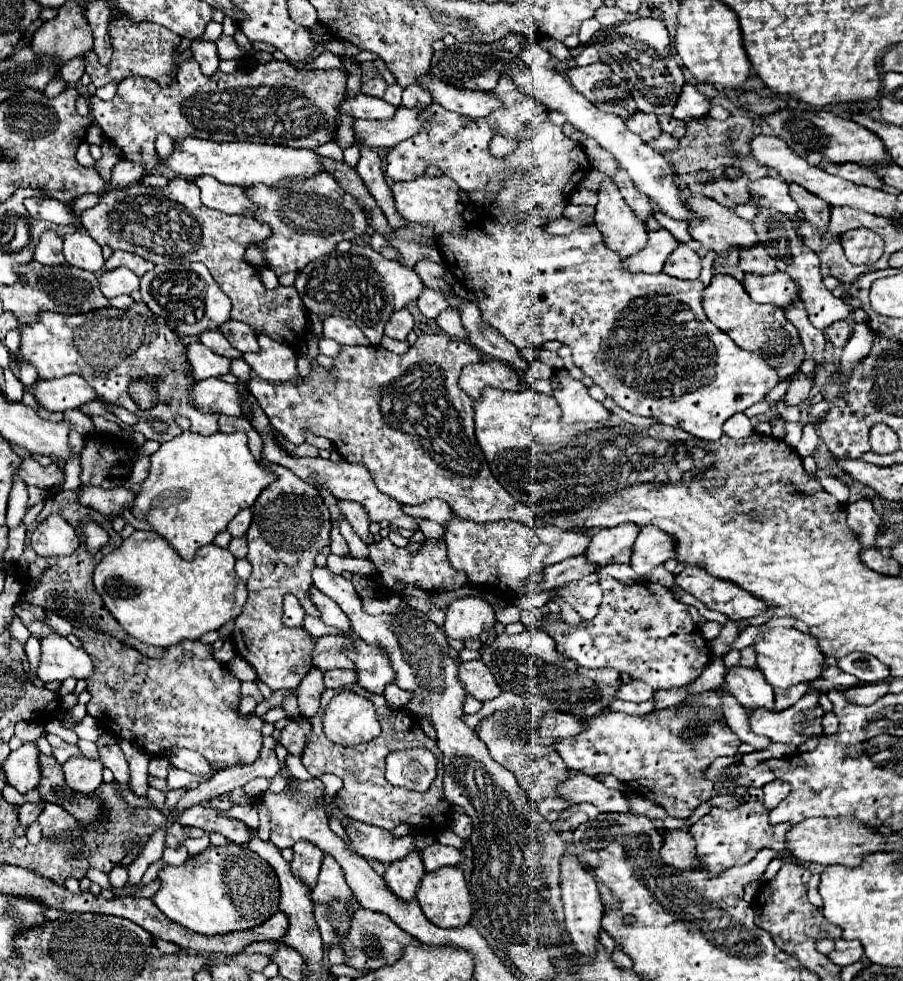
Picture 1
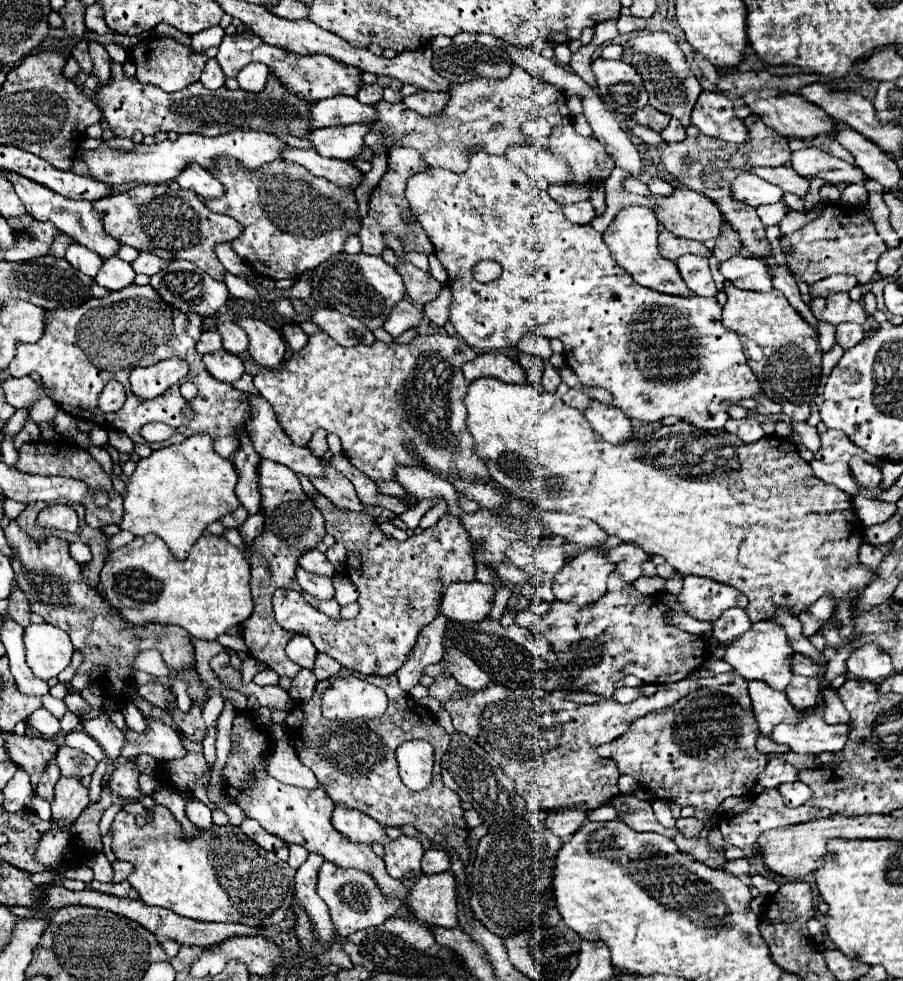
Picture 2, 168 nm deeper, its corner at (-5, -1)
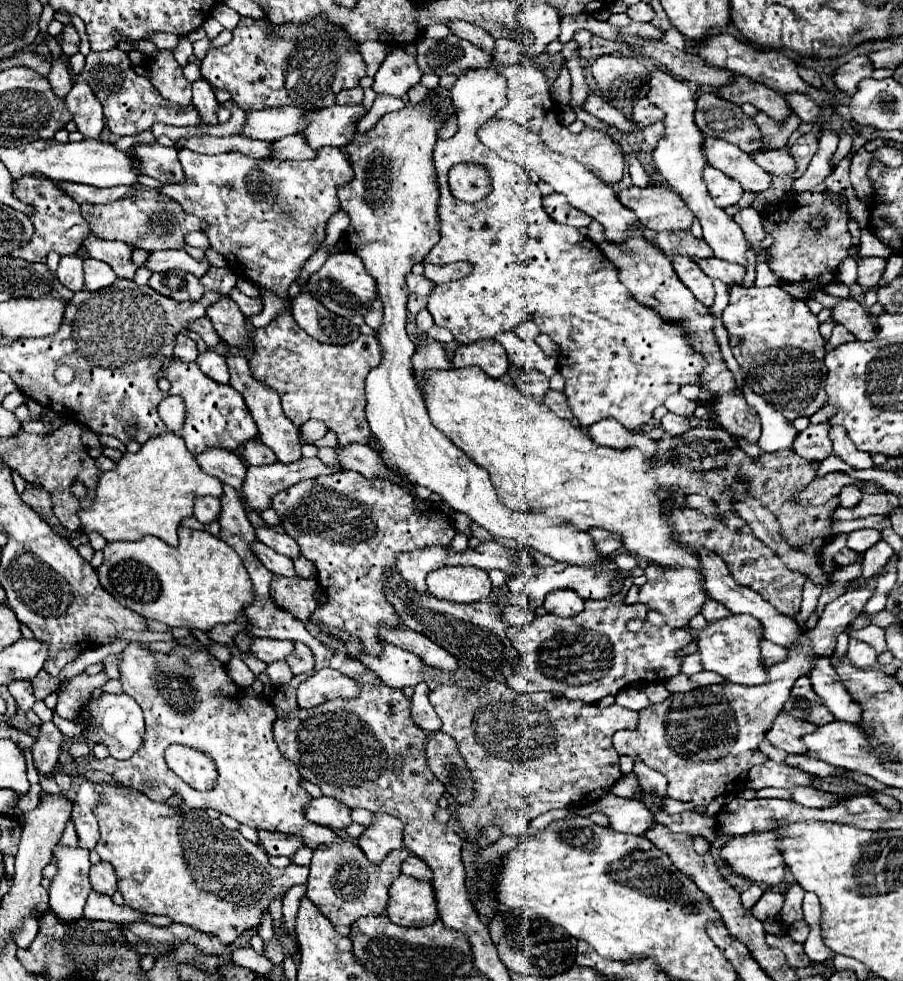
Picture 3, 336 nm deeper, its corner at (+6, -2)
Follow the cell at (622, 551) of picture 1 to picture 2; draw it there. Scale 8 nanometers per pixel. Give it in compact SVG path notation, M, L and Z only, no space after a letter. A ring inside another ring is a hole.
M590 549L556 573L554 595L564 603L590 605L606 593L606 579L612 569L602 549Z

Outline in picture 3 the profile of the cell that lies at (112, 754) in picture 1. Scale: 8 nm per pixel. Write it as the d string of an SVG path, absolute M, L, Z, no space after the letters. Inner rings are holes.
M99 672L95 676L79 674L71 680L67 680L65 688L59 688L59 702L57 702L57 714L65 720L73 720L81 708L91 700L91 692L95 688L103 688L109 682L105 672Z

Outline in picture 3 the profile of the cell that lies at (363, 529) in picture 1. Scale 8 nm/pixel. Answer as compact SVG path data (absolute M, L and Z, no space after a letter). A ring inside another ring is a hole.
M229 356L227 358L227 364L229 364L229 372L231 372L231 386L243 394L245 402L247 402L247 408L259 428L259 434L261 434L261 440L265 446L269 446L279 462L283 464L293 464L297 460L303 458L301 454L301 442L299 442L299 436L301 436L301 430L283 414L281 410L281 400L277 398L277 392L269 392L267 386L263 386L261 382L257 382L253 376L251 376L251 370L249 370L249 362L245 356Z

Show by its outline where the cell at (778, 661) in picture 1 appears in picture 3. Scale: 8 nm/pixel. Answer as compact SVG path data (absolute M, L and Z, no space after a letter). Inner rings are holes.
M733 614L725 620L709 624L707 630L699 632L697 638L703 668L721 674L733 684L743 684L743 686L765 684L769 674L767 668L761 664L761 640L763 640L763 628L761 622L757 622L753 616Z

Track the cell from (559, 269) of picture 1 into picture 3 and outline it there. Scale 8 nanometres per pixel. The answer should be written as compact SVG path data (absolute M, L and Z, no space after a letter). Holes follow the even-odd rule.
M495 40L493 64L485 70L465 72L455 86L449 90L459 120L459 132L449 138L436 142L433 152L434 165L439 178L439 218L443 224L441 240L425 256L425 262L431 264L449 264L449 262L473 262L473 272L465 280L455 280L447 284L437 284L429 296L427 310L433 314L437 326L447 328L459 344L473 344L479 340L493 340L497 334L509 332L525 320L533 320L543 334L549 334L559 346L559 372L565 378L565 398L579 420L581 426L591 426L601 418L615 418L627 430L635 430L647 424L653 416L653 410L665 402L667 396L677 394L683 384L701 384L701 370L705 370L705 360L699 352L689 348L681 324L665 324L653 308L637 304L637 300L625 294L625 286L619 282L617 272L611 270L609 260L599 252L597 244L583 236L577 228L557 224L541 206L541 192L535 182L523 172L521 166L499 158L495 152L485 148L477 140L477 128L495 112L507 104L505 98L505 78L501 78L495 68L497 64L521 64L525 60L535 60L543 48L537 44L523 46L513 40ZM459 162L483 164L491 176L491 192L487 198L467 204L457 200L451 194L447 184L447 172Z

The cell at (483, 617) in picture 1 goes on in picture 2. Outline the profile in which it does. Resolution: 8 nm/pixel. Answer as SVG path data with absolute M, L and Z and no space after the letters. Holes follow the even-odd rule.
M480 581L450 583L442 597L442 611L450 621L472 623L490 615L494 603L494 587Z

